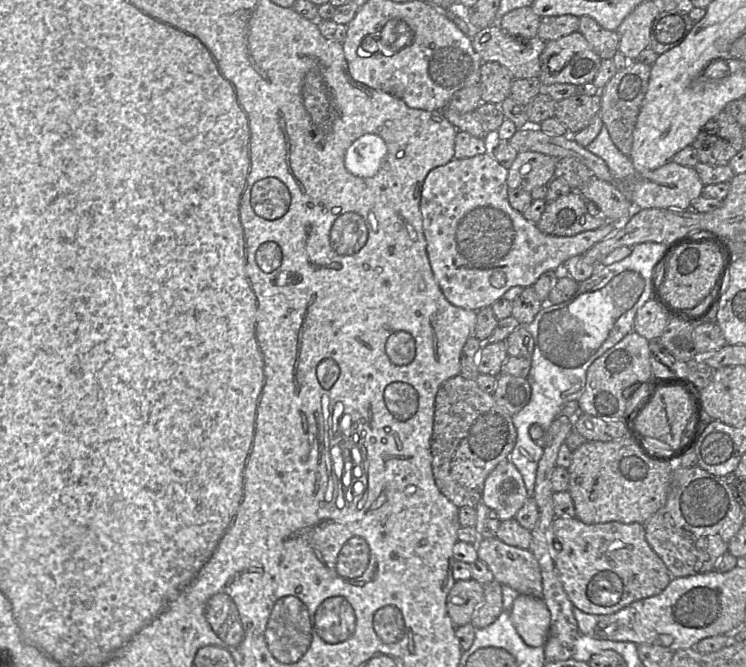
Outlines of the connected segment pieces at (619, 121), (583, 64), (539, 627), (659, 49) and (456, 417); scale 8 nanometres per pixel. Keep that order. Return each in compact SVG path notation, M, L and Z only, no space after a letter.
M638 61L631 63L617 73L600 89L600 117L608 130L615 146L626 156L630 157L633 145L633 133L642 102L648 90L651 66Z
M580 32L546 42L540 55L538 79L544 86L556 83L591 83L602 59Z
M518 595L509 609L511 622L523 642L543 647L550 628L550 612L541 597Z
M684 11L660 12L651 26L649 48L658 55L667 52L680 45L696 23L689 13Z
M457 375L440 385L435 397L431 437L432 472L439 491L458 508L475 508L481 502L486 478L514 449L517 431L512 416L496 403L492 394L482 391L475 380Z

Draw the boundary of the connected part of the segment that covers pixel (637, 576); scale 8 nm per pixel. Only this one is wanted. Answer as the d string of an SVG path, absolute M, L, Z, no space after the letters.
M555 517L551 525L551 555L559 579L572 605L587 614L610 615L631 603L661 593L673 579L645 538L640 523L606 522L585 524L576 517Z

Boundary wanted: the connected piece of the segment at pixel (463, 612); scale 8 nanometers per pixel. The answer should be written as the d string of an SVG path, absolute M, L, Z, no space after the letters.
M472 579L456 581L446 599L446 610L453 625L457 627L470 623L483 599L482 584Z

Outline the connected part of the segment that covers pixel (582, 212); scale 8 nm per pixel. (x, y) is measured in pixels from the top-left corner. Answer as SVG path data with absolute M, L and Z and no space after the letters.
M570 191L553 201L546 202L540 220L536 223L539 230L553 236L574 236L578 233L594 230L607 223L607 219L593 203L588 203L579 191Z

